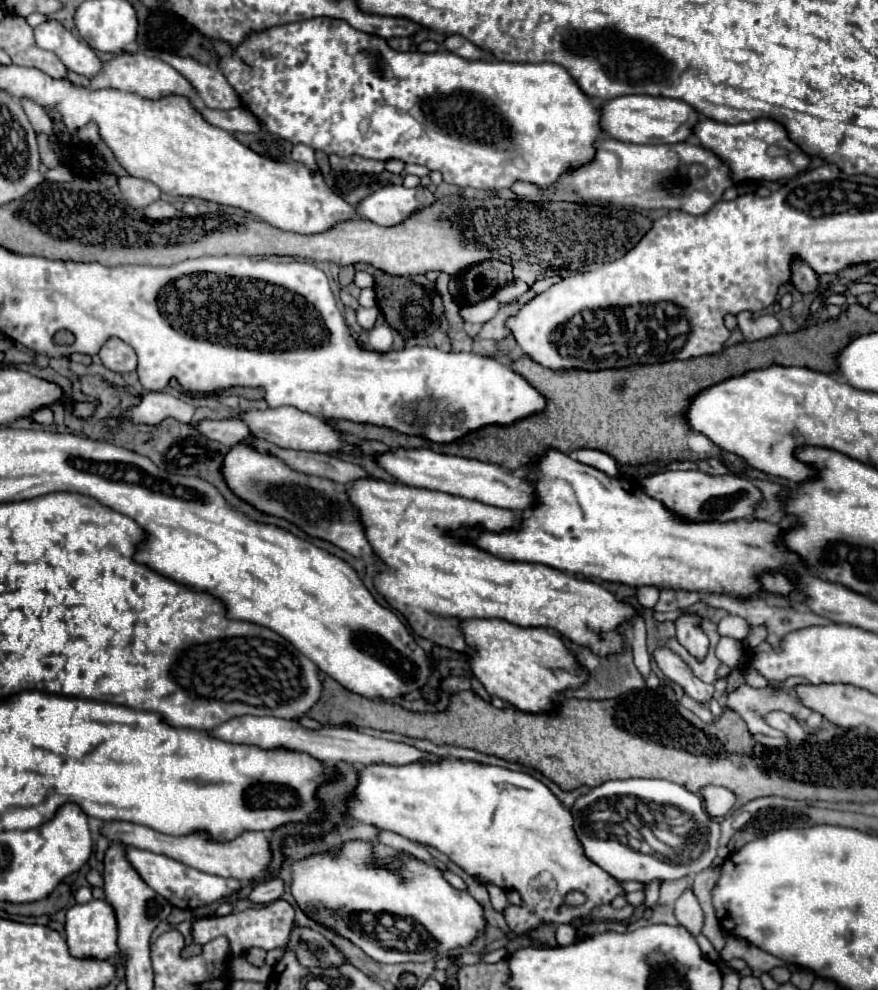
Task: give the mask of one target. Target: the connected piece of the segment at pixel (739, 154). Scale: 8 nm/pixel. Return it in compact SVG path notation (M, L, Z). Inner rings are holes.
M700 118L692 130L700 146L722 158L730 166L730 178L734 184L748 180L774 182L780 178L790 178L804 172L810 164L810 158L788 138L782 124L774 120L752 120L742 124L724 124L710 118Z

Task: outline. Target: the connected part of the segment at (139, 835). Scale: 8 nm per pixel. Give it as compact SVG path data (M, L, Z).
M104 822L100 826L100 834L108 838L110 844L120 844L120 846L134 846L142 850L150 850L156 854L170 856L178 862L184 862L192 868L198 868L208 874L224 876L224 878L236 878L236 880L260 880L266 876L266 866L270 862L270 834L266 832L242 832L238 838L230 842L216 842L212 840L206 832L190 832L184 836L170 836L162 834L158 830L152 830L148 826L132 824L132 822Z

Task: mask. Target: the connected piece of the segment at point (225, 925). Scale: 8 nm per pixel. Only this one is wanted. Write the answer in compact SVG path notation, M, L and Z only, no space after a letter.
M276 900L268 906L252 906L248 910L242 912L234 912L230 916L214 916L214 918L200 918L194 924L192 930L192 938L196 944L206 944L210 940L214 940L216 936L226 936L230 940L230 948L232 948L232 958L240 956L244 948L262 948L262 950L274 950L274 948L284 948L288 938L290 938L290 930L292 930L292 920L294 920L294 906L284 902L284 900Z

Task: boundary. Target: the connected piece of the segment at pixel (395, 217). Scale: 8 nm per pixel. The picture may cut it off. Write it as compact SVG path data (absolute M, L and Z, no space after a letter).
M384 186L374 194L366 196L356 206L356 214L380 226L394 226L406 220L416 210L430 206L432 202L434 202L434 194L422 186L412 190L404 186Z

